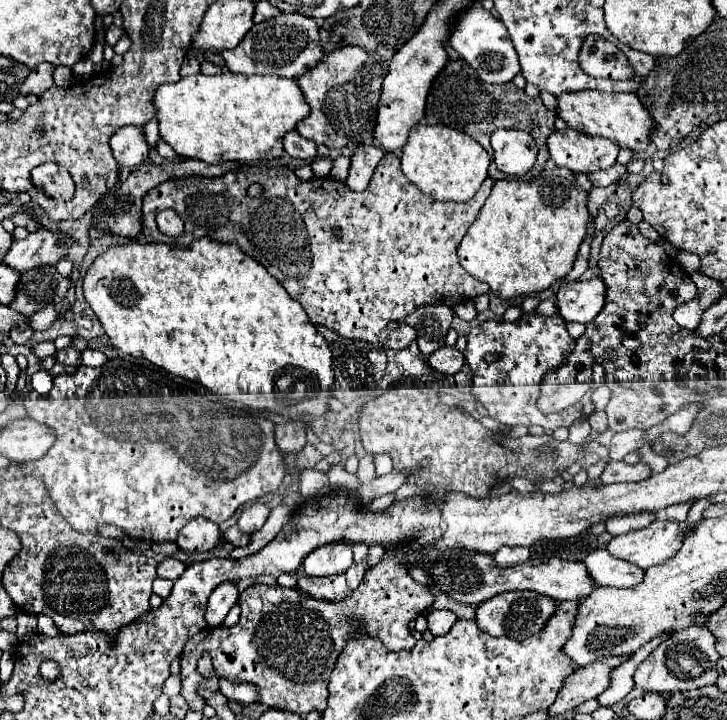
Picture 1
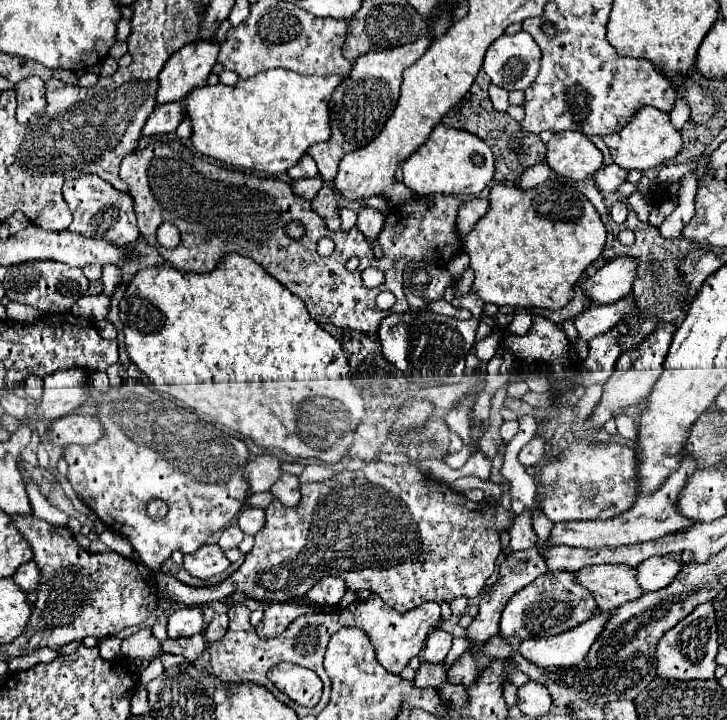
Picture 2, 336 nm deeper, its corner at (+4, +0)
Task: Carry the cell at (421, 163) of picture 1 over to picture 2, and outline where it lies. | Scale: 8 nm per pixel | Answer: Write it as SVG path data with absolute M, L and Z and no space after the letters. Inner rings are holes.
M438 124L428 142L410 154L402 162L404 184L418 196L428 194L454 194L454 196L476 196L480 194L494 176L494 154L488 144L464 130Z

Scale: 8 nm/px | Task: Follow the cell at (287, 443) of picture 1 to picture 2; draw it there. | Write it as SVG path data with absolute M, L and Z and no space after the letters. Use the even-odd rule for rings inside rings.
M256 456L248 460L244 468L244 476L246 482L250 484L250 492L270 490L270 486L274 484L274 480L278 480L280 474L282 474L280 462L274 456Z

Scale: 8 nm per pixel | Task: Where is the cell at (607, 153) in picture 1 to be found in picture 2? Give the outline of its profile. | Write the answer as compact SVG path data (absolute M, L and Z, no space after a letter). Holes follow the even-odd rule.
M572 130L554 134L546 150L546 164L564 178L584 180L602 166L602 152L592 140Z

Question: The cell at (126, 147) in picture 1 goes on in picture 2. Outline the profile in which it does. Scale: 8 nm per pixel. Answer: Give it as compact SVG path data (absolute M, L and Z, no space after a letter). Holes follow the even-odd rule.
M170 102L156 106L154 112L150 114L142 134L144 136L154 136L154 134L168 134L176 132L178 124L186 118L186 106L182 102Z

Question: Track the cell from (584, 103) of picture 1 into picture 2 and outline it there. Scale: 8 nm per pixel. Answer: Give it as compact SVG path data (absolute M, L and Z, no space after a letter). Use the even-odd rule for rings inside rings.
M644 106L642 110L636 112L634 120L628 126L620 128L618 134L606 136L604 142L610 148L610 154L618 166L622 166L624 170L638 168L644 172L650 168L664 166L682 150L682 132L672 126L668 112L656 110L652 106Z

